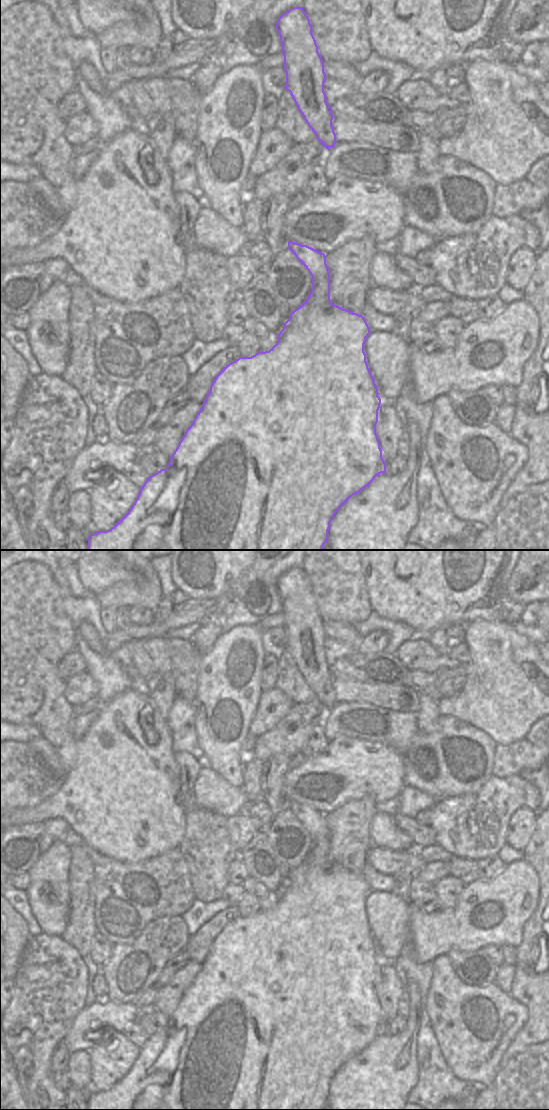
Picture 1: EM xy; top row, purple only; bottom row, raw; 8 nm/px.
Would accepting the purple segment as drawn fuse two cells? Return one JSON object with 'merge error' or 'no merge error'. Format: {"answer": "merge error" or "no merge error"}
{"answer": "no merge error"}

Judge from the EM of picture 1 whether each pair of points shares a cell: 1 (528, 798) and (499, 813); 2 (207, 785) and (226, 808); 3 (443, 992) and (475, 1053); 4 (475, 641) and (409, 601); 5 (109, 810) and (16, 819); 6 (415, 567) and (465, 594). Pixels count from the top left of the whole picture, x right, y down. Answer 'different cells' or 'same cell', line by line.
1: same cell
2: same cell
3: same cell
4: different cells
5: same cell
6: same cell

